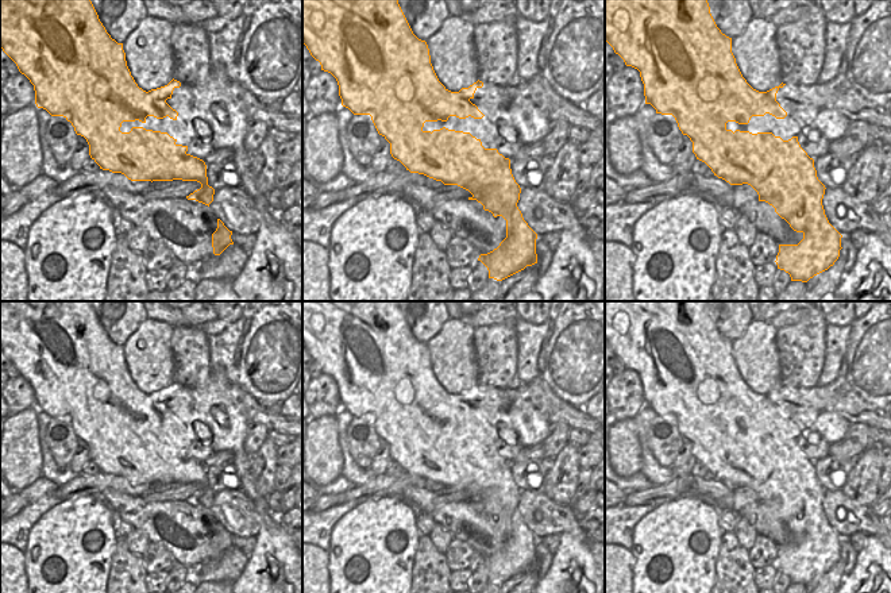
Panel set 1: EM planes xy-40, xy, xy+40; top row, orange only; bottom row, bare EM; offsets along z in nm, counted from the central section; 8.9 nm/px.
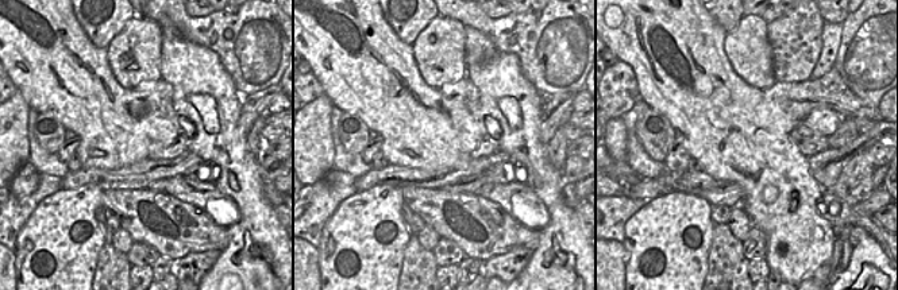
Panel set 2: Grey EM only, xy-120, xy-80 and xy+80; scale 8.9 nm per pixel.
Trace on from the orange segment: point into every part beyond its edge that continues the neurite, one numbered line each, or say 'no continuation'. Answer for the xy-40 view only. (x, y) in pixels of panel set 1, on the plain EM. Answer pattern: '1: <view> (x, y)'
no continuation

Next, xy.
no continuation

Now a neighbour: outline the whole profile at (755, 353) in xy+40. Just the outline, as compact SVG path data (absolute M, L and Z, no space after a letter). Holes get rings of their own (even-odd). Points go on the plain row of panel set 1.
M752 320L744 335L732 342L732 355L747 385L759 394L782 386L776 328L764 320Z

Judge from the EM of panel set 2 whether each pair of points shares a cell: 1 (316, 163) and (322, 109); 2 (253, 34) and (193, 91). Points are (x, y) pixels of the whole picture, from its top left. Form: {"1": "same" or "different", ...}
{"1": "same", "2": "different"}

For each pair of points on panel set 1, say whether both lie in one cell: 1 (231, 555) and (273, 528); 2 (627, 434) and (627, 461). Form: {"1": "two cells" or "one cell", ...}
{"1": "two cells", "2": "one cell"}

